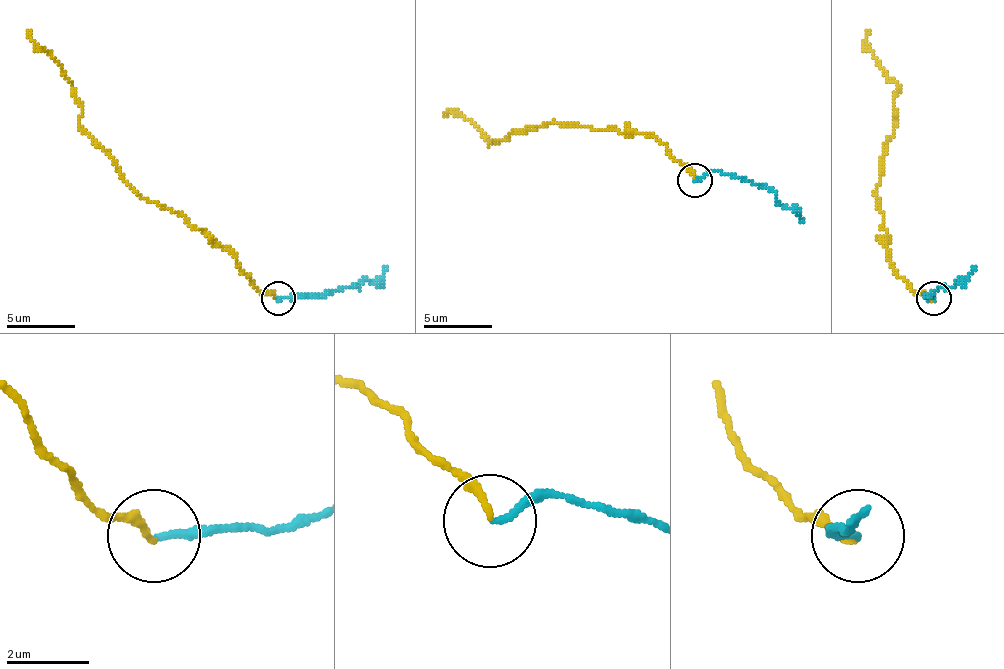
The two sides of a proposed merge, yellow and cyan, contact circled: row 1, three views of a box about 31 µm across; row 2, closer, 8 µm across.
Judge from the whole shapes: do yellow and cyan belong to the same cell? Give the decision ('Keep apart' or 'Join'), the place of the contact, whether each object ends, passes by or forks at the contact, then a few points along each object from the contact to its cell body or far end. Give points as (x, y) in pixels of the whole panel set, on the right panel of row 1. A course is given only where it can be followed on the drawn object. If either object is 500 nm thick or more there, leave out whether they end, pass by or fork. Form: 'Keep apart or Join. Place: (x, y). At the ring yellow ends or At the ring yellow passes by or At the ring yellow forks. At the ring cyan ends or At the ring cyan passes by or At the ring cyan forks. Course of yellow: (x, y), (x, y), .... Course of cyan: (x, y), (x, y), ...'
Keep apart. Place: (934, 298). At the ring yellow ends. At the ring cyan ends. Course of yellow: (931, 297), (917, 294), (890, 260), (876, 195), (880, 157), (893, 123), (897, 88), (873, 58), (869, 30). Course of cyan: (934, 297), (924, 297), (938, 287), (962, 280), (976, 267)

